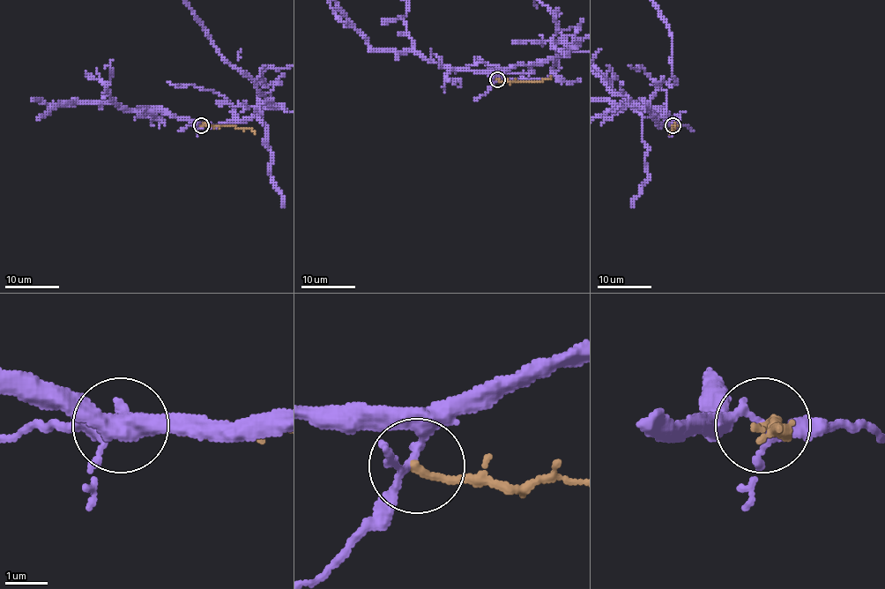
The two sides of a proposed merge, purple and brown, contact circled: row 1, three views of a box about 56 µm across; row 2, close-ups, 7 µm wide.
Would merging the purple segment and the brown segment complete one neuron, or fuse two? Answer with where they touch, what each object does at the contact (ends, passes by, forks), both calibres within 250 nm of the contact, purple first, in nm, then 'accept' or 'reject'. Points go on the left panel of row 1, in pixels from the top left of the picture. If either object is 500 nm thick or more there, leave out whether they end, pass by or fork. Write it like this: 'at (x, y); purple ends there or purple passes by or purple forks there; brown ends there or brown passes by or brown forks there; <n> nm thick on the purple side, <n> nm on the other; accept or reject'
at (201, 125); purple forks there; brown ends there; 160 nm thick on the purple side, 170 nm on the other; reject

